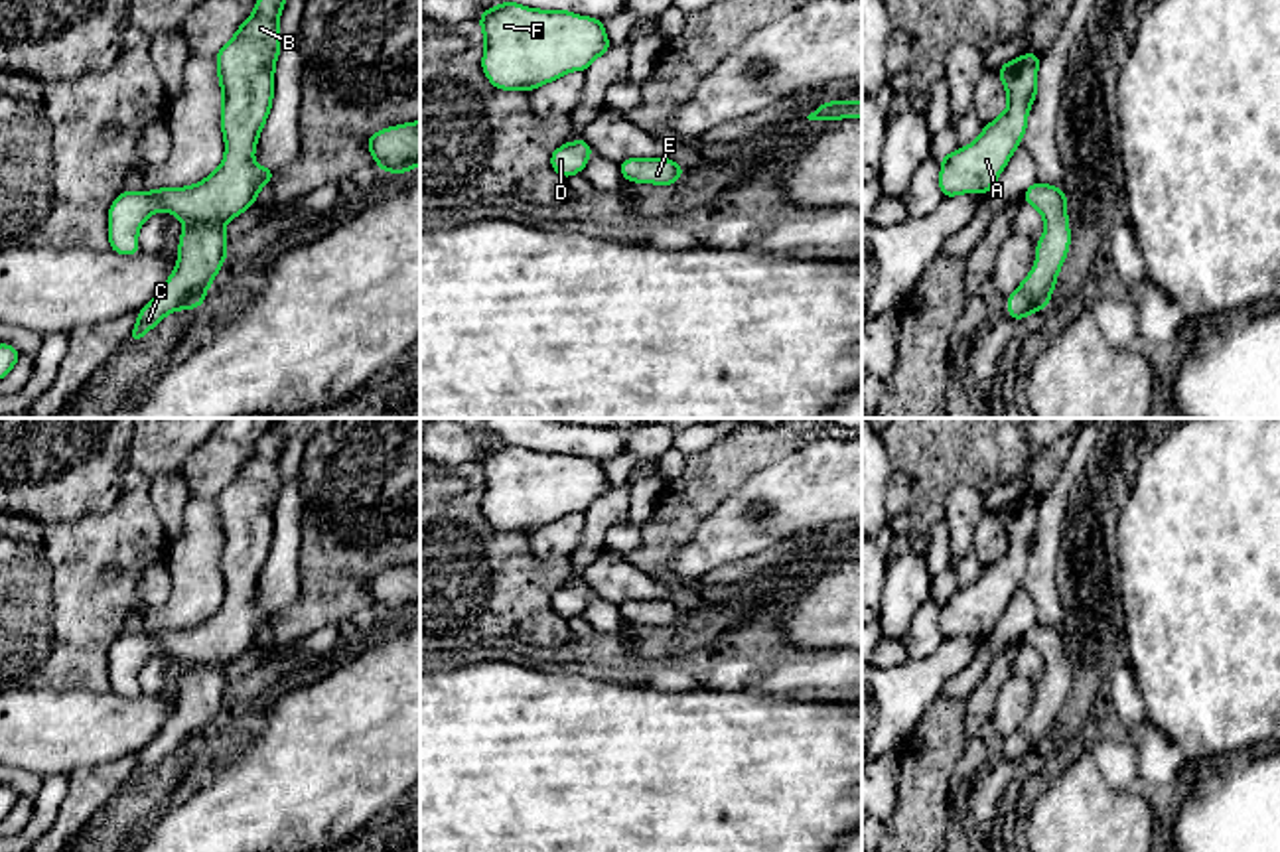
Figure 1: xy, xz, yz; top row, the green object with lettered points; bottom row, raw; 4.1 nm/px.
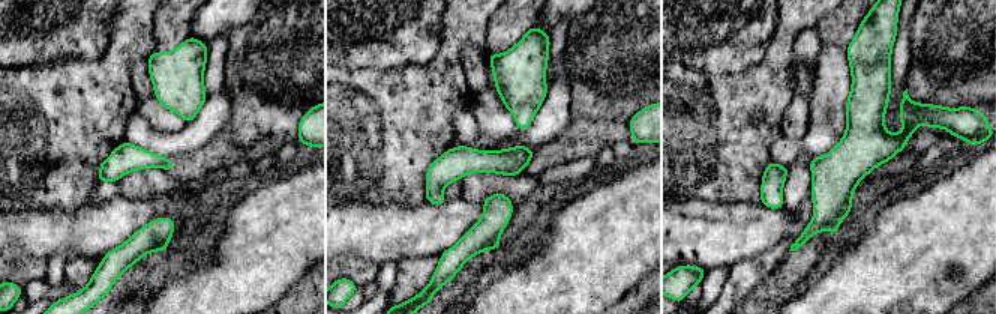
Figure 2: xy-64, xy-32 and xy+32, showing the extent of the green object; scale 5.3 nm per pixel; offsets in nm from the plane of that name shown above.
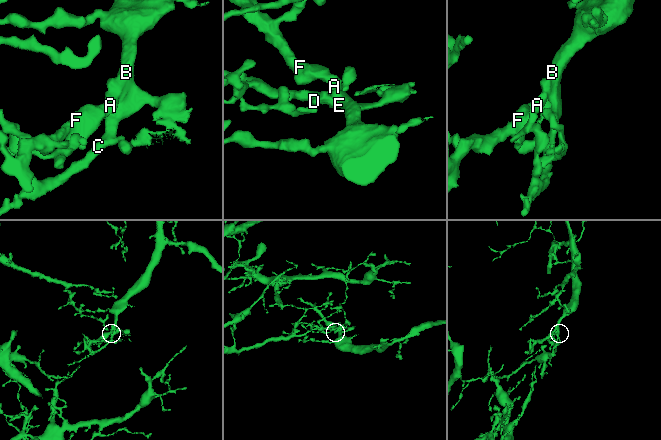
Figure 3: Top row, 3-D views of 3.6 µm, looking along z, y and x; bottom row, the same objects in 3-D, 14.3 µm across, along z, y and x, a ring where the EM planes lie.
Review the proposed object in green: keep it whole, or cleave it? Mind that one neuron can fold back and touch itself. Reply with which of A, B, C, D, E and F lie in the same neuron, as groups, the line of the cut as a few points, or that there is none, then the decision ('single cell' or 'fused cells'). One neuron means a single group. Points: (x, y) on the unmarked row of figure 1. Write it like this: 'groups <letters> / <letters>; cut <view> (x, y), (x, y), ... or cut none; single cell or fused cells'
groups A B C D E F; cut none; single cell

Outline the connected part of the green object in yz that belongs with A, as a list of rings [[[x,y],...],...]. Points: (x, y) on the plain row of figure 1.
[[[1030,493],[1004,505],[998,519],[1008,534],[1008,550],[986,566],[980,578],[941,600],[939,629],[943,639],[988,635],[1028,570],[1028,552],[1037,536],[1039,497]]]

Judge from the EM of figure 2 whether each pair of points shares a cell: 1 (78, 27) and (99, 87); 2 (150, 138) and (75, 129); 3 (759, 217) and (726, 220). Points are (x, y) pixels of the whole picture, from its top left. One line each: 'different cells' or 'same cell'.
1: different cells
2: different cells
3: same cell

